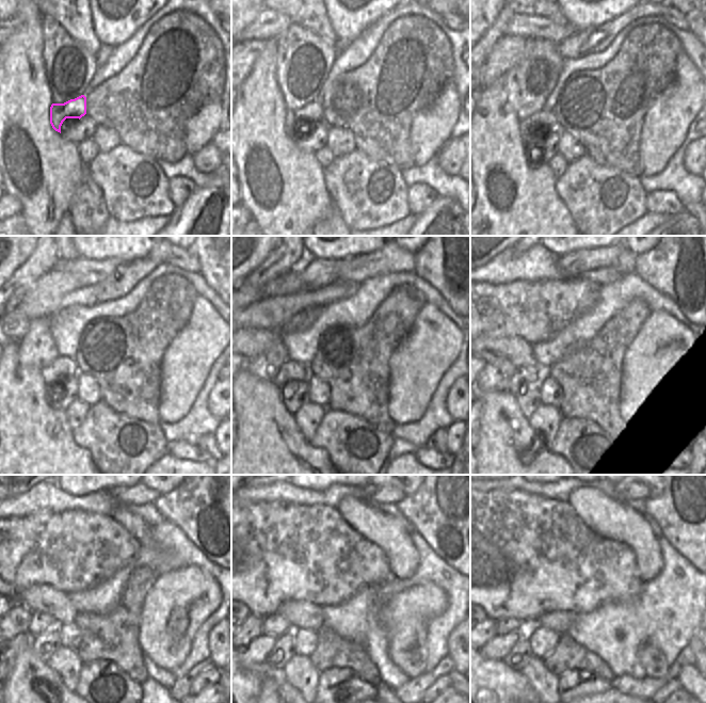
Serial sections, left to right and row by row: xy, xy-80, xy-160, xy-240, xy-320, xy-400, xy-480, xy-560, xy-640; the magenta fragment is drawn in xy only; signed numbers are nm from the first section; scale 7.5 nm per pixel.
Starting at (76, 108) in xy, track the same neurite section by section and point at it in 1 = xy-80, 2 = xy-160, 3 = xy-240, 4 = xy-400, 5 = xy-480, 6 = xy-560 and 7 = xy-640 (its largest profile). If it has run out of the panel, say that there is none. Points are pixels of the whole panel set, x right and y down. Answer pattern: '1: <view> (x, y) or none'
1: xy-80 (313, 111)
2: xy-160 (529, 127)
3: xy-240 (60, 368)
4: xy-400 (524, 379)
5: xy-480 (41, 622)
6: xy-560 (275, 624)
7: xy-640 (503, 625)

